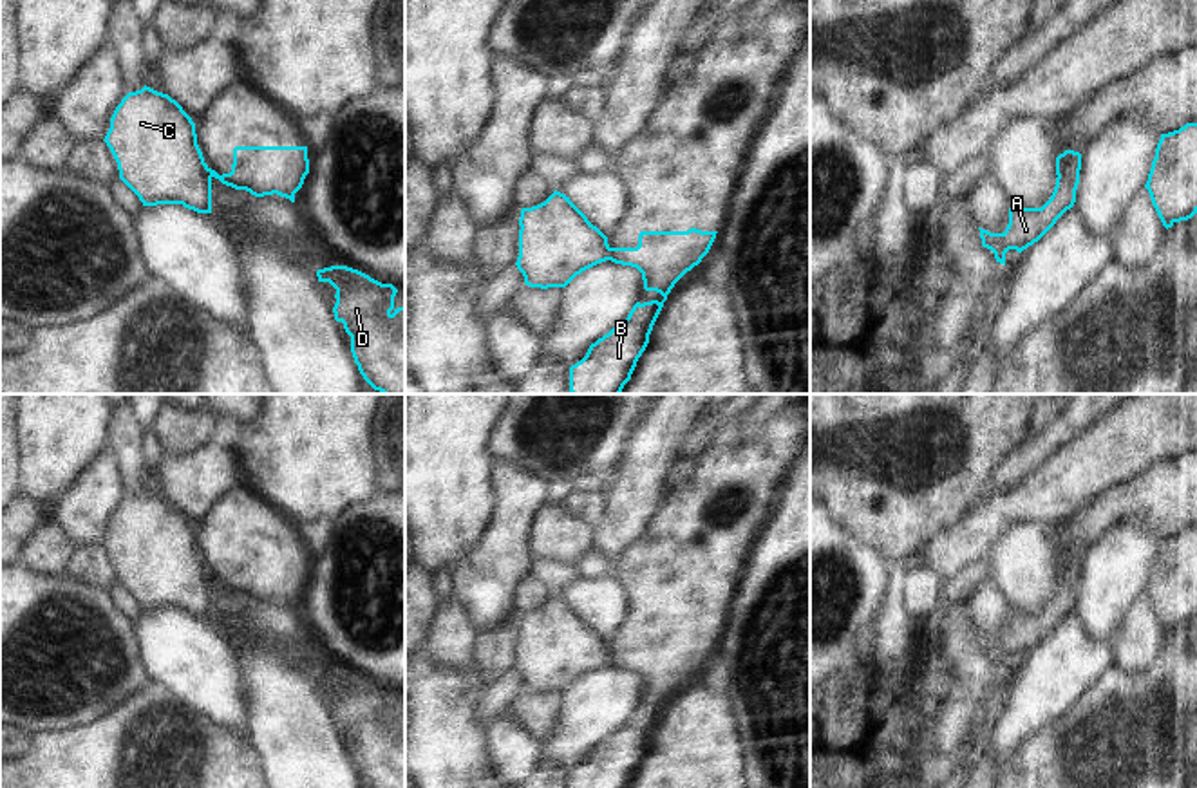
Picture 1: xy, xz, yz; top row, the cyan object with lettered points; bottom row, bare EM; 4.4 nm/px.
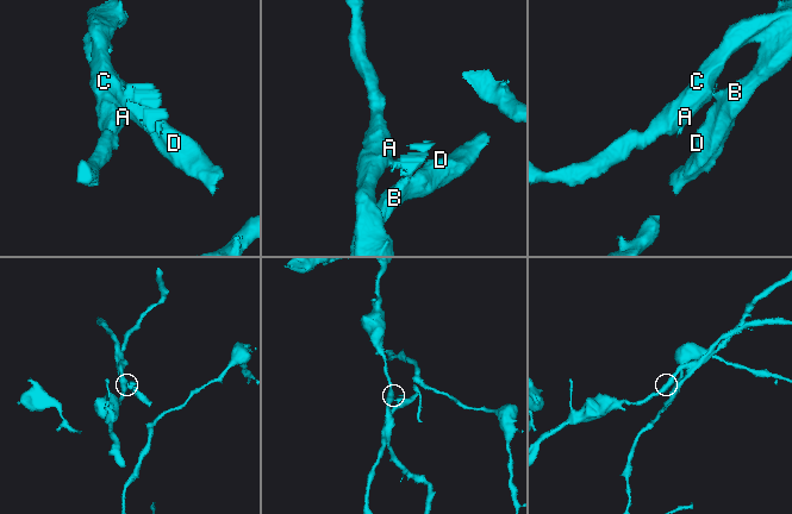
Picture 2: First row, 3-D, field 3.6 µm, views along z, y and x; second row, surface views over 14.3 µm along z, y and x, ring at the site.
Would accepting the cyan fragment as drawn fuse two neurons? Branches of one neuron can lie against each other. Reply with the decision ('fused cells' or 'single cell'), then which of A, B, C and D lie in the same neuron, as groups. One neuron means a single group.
fused cells | A C / B D

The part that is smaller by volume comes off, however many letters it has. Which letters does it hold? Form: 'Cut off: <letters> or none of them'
Cut off: B, D

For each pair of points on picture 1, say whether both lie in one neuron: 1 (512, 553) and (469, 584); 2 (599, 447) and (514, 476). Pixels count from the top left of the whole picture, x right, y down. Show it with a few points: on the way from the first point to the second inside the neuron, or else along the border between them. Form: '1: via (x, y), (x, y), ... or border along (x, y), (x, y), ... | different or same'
1: via (501, 564), (480, 582) | same
2: border along (499, 458), (521, 463), (548, 481) | different

